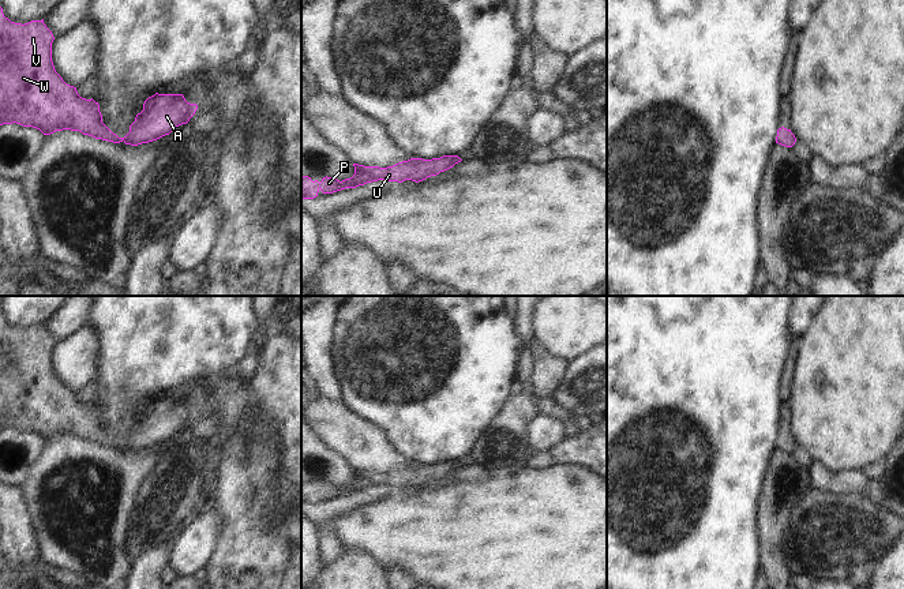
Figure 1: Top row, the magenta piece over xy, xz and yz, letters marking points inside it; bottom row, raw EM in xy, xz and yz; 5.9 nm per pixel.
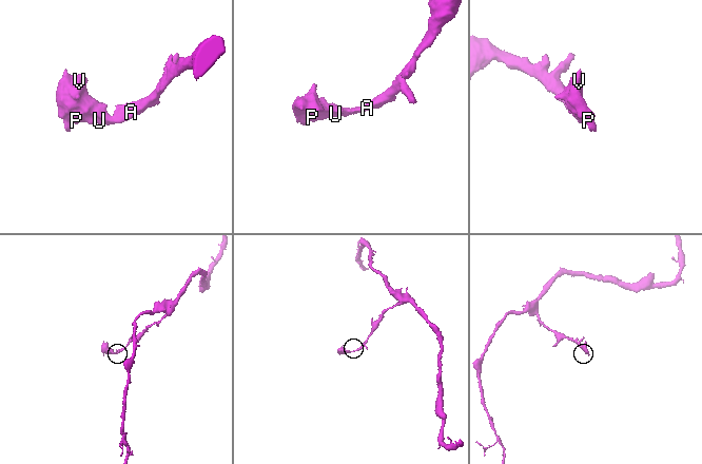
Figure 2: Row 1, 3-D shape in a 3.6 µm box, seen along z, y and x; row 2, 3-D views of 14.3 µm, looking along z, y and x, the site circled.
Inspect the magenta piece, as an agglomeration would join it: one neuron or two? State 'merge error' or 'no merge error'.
no merge error

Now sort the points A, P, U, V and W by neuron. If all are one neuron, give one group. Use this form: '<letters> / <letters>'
A P U V W

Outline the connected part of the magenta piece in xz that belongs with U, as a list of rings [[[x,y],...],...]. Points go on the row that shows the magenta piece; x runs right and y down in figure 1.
[[[443,155],[440,158],[432,160],[410,158],[387,168],[353,164],[355,175],[350,179],[345,179],[342,181],[326,176],[319,183],[318,180],[312,181],[308,176],[303,176],[301,198],[314,199],[318,196],[319,191],[322,191],[323,194],[333,194],[345,188],[356,188],[359,185],[378,180],[398,183],[412,180],[419,183],[425,180],[427,177],[436,176],[440,172],[453,168],[461,161],[462,160],[458,155]]]

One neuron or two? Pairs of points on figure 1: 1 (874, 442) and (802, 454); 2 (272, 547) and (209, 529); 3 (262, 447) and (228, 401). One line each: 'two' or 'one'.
1: two
2: two
3: one

